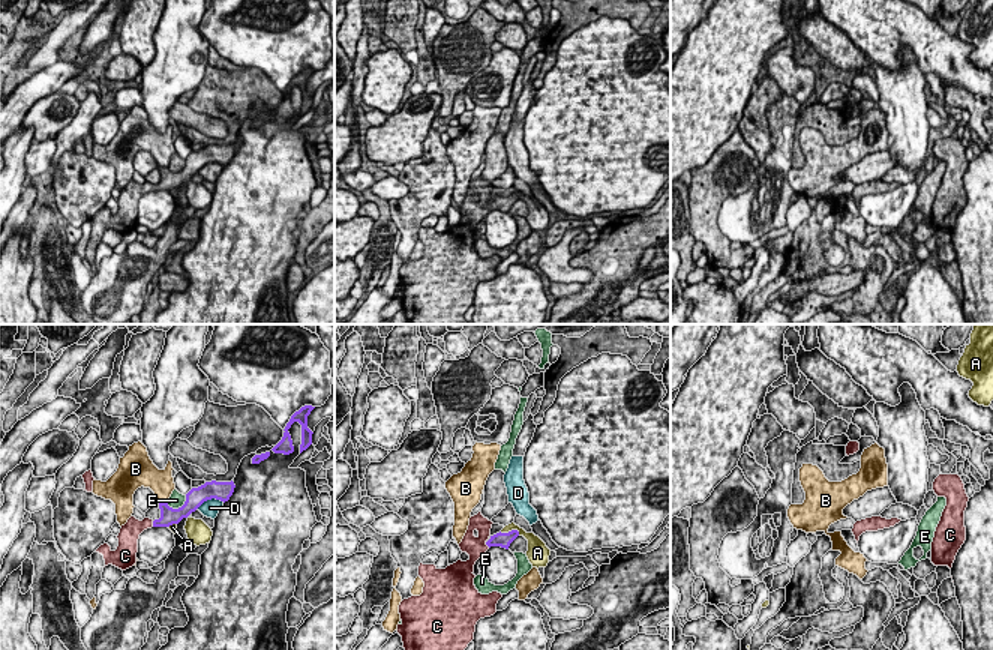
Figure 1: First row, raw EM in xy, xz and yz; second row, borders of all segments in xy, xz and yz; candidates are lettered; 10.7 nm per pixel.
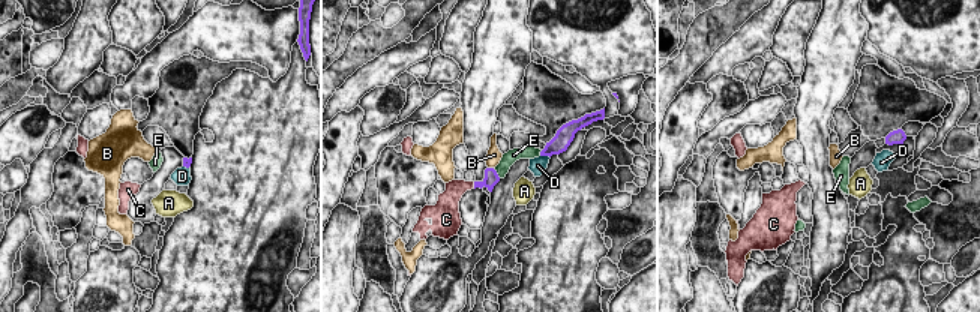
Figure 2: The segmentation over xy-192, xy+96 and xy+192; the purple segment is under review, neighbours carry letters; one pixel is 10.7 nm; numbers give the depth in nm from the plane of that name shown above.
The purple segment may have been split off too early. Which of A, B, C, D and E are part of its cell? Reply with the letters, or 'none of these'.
C

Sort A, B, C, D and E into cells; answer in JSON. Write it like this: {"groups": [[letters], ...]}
{"groups": [["A"], ["B"], ["C"], ["D"], ["E"]]}

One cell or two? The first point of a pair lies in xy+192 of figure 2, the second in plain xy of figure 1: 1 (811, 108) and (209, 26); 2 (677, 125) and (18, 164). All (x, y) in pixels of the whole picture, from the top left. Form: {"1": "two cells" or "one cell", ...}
{"1": "two cells", "2": "one cell"}

